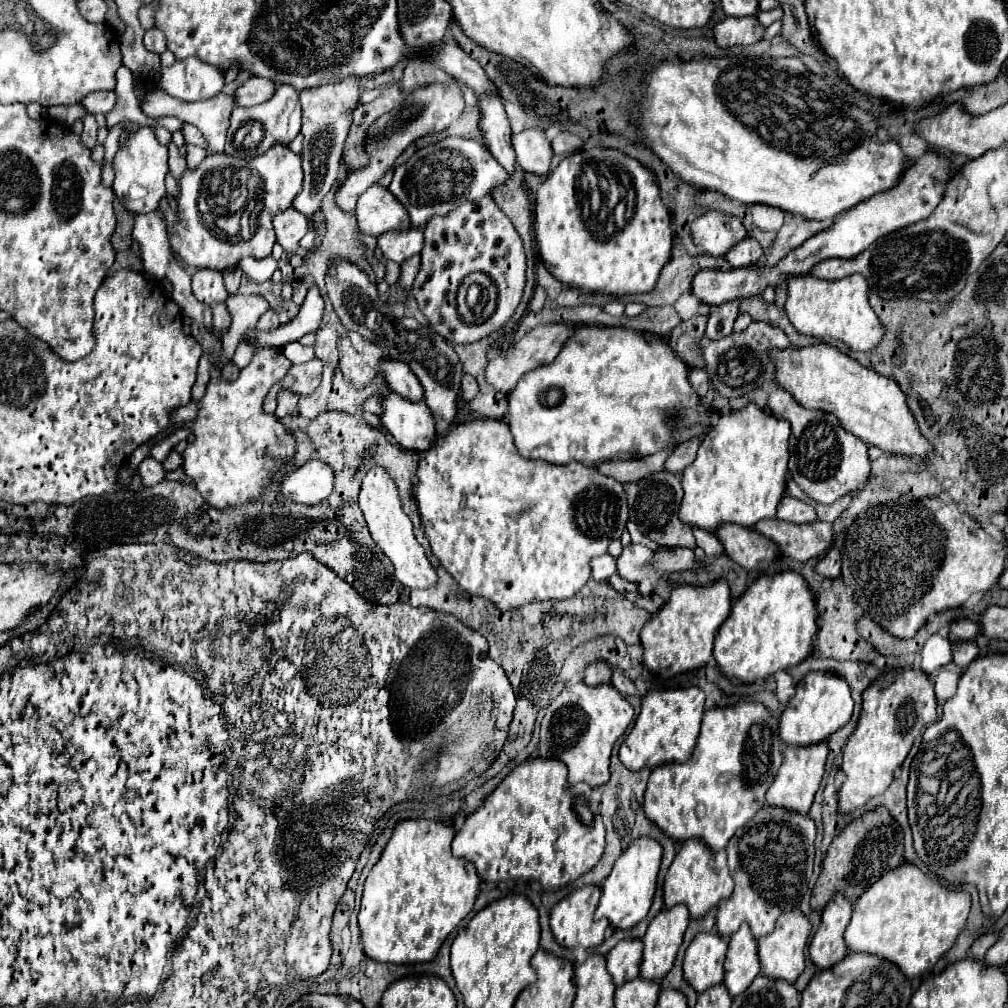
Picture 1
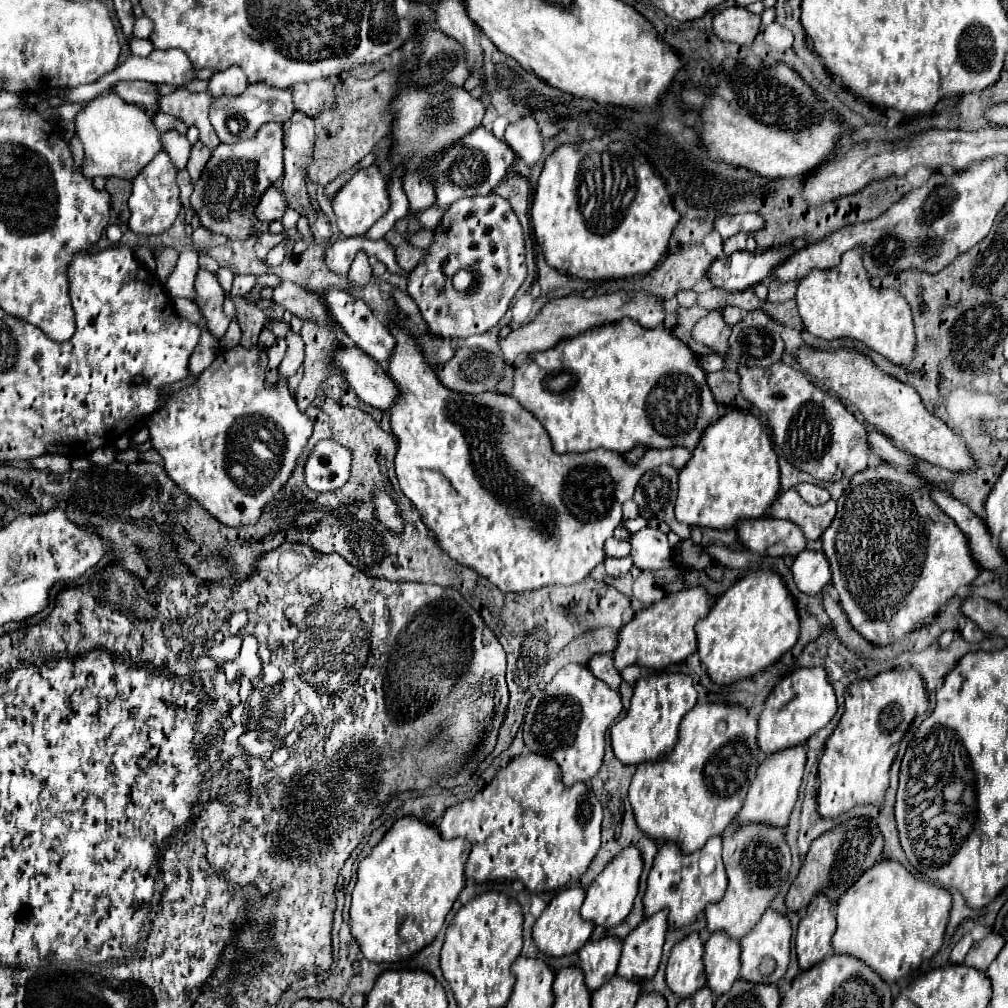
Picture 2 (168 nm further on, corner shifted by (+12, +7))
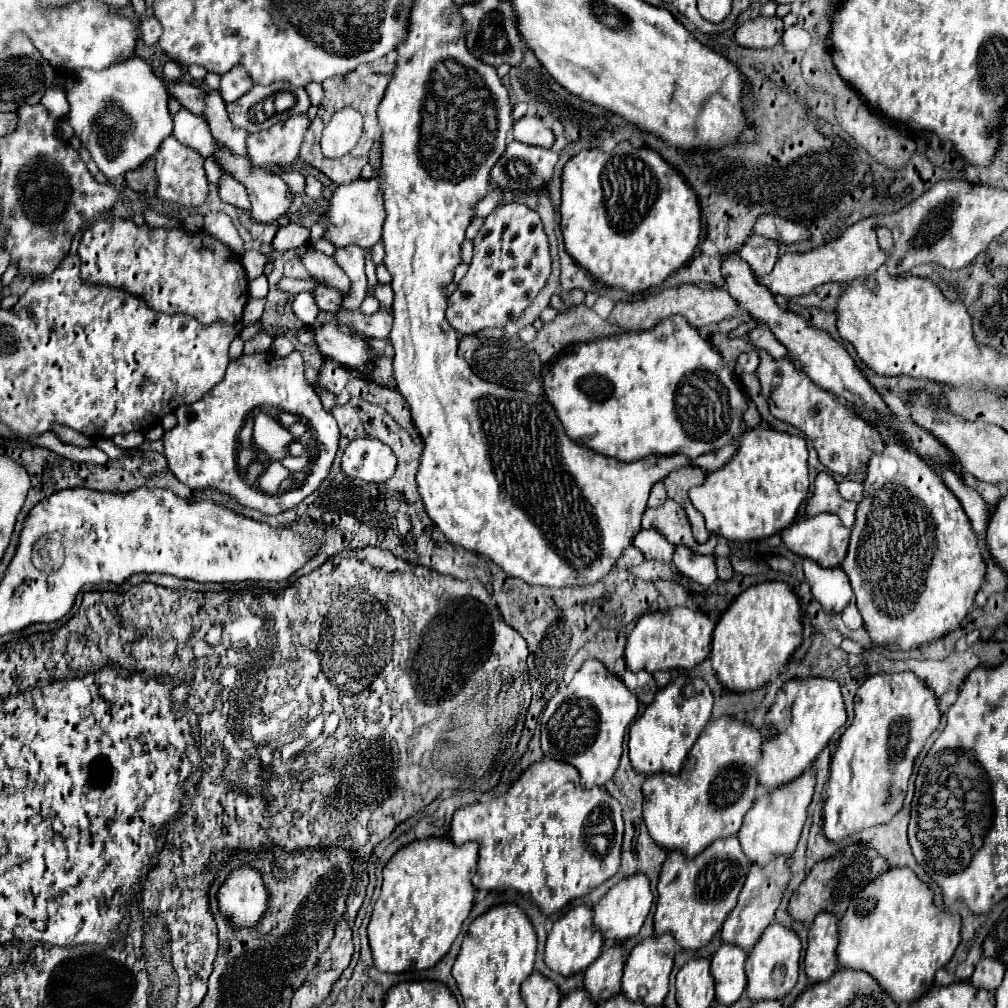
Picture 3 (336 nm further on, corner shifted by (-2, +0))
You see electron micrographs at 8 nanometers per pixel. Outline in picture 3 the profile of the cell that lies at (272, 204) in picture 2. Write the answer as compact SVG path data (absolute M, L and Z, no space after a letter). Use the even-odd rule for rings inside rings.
M214 143L214 153L212 153L214 161L228 169L228 173L232 173L232 177L236 177L248 191L248 197L250 197L250 203L252 203L252 217L260 223L274 223L280 215L286 215L288 213L288 207L292 205L292 193L288 189L288 185L278 177L278 175L272 175L268 171L262 171L262 169L254 169L252 163L248 161L248 157L240 155L240 157L234 157L234 153L228 153L228 149L220 149L220 145Z

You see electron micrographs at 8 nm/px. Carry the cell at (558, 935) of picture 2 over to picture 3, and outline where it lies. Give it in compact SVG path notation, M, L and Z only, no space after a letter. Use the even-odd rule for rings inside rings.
M578 905L574 909L570 909L566 915L562 915L554 923L552 931L548 933L546 965L564 977L574 975L574 973L584 973L592 965L592 961L600 955L602 943L604 943L602 935L592 927L592 909L586 905Z

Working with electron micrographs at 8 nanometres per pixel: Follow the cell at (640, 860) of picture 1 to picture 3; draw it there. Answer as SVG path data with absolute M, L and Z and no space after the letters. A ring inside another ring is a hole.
M636 875L630 879L620 881L618 885L614 885L602 899L598 905L594 905L594 927L602 933L604 939L614 939L614 941L626 941L630 937L634 937L646 915L650 913L652 907L652 893L650 893L650 883L648 877Z

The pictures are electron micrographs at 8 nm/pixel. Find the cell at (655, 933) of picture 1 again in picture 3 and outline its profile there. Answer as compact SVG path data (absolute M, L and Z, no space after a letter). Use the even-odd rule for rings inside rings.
M664 933L660 937L648 937L648 939L640 941L630 951L630 955L626 957L624 977L622 977L622 993L630 1001L640 1001L646 1007L660 1005L664 1001L666 993L668 993L674 953L676 953L676 941L674 941L674 937L670 933Z

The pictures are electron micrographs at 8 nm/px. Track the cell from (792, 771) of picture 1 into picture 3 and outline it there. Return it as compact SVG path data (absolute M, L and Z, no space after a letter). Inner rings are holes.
M808 769L808 773L804 773L804 777L798 777L796 781L778 787L770 793L762 793L752 809L746 813L742 829L738 831L738 839L740 845L748 857L750 863L756 865L766 865L768 861L772 861L772 857L790 857L796 849L796 843L800 839L800 831L802 825L806 821L806 809L812 801L812 793L814 793L814 783L816 783L816 771Z

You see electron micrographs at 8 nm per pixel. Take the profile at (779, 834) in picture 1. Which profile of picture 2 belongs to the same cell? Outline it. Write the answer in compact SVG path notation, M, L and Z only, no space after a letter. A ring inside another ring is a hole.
M732 822L730 828L722 834L722 844L724 844L722 860L728 874L728 890L720 902L706 906L706 926L708 932L726 930L730 938L740 940L762 918L764 910L776 898L780 886L788 880L792 856L784 830L768 824Z

